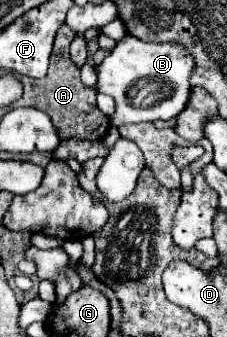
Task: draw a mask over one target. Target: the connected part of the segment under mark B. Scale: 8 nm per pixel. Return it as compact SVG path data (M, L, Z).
M125 36L97 66L97 92L115 100L113 126L129 122L153 122L175 118L189 100L189 74L193 58L179 44L147 44L135 36Z

